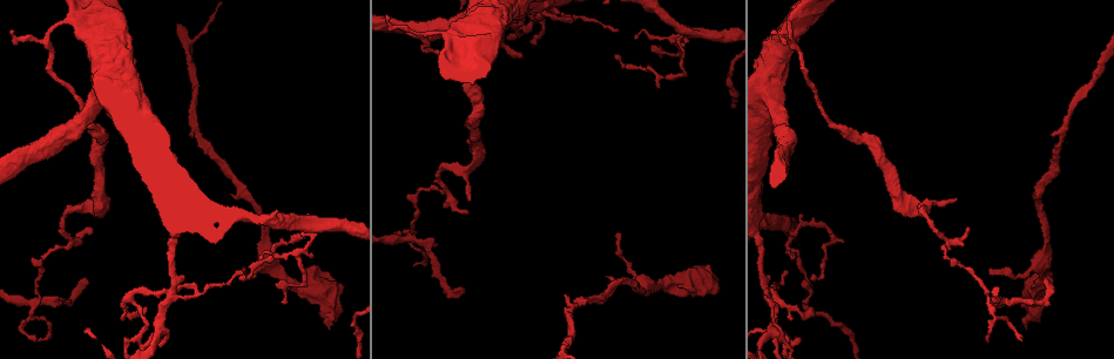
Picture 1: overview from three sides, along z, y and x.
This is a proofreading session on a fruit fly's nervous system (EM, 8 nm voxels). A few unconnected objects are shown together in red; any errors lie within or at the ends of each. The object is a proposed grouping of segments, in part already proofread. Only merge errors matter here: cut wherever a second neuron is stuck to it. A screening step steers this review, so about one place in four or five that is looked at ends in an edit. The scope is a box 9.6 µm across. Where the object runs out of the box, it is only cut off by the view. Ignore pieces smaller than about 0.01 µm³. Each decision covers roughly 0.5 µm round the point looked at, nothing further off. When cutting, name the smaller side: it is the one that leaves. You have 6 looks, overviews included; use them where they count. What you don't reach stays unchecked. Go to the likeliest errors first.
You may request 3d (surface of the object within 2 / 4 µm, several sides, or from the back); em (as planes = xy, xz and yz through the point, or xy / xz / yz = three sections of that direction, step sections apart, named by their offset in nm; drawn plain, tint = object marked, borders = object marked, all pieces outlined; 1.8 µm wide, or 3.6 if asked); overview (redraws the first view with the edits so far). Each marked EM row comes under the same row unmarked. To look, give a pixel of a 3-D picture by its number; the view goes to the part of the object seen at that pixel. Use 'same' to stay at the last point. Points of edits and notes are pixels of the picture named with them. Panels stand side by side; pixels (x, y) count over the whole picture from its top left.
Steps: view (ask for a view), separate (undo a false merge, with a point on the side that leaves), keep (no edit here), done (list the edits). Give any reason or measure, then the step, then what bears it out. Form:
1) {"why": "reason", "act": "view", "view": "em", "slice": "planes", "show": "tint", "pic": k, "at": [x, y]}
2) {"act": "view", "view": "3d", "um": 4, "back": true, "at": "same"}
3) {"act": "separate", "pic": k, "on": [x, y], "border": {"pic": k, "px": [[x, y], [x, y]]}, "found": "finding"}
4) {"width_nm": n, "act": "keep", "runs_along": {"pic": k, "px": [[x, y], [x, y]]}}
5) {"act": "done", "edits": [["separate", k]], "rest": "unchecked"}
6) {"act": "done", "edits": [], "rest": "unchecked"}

{"why": "abrupt turn", "act": "view", "view": "em", "slice": "xy", "step": 8, "show": "tint", "pic": 1, "at": [169, 291]}

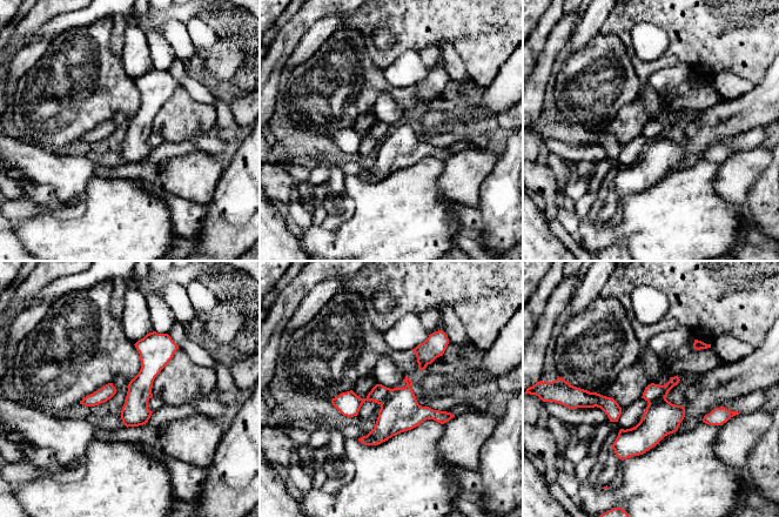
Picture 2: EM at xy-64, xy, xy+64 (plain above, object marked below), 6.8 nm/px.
{"act": "view", "view": "em", "slice": "planes", "show": "tint", "at": "same"}

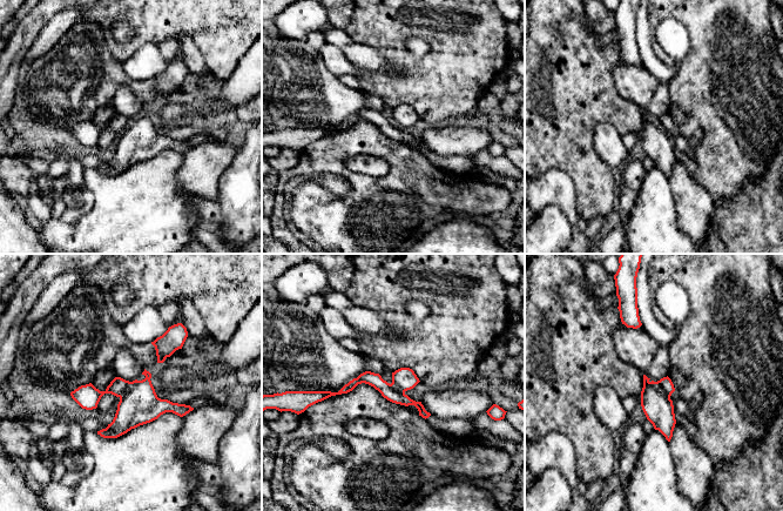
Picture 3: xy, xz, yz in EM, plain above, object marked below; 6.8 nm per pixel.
{"act": "keep", "runs_along": {"pic": 3, "px": [[74, 394], [125, 390], [146, 407], [187, 409]]}, "found": "all the same neuron"}

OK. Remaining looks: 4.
{"why": "abrupt turn", "act": "view", "view": "em", "slice": "planes", "show": "tint", "pic": 1, "at": [683, 33]}

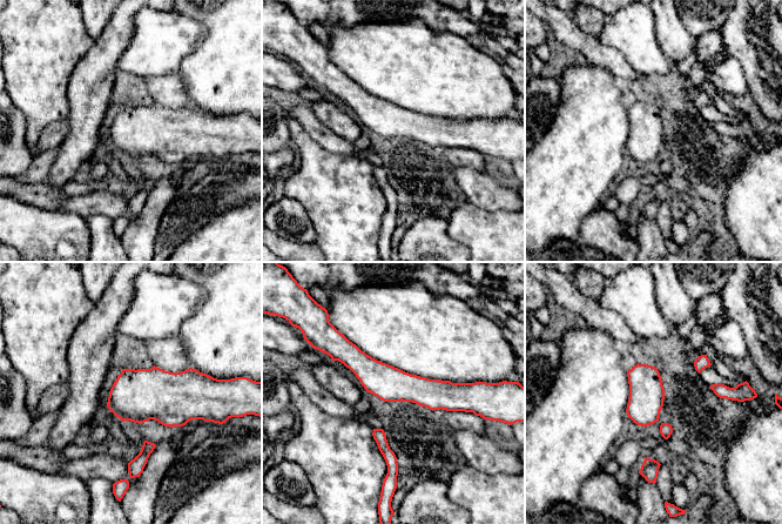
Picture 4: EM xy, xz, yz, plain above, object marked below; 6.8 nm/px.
{"act": "keep", "runs_along": {"pic": 4, "px": [[335, 356], [395, 385], [464, 388]]}, "found": "all the same neuron"}

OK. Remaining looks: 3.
{"why": "calibre changes", "act": "view", "view": "em", "slice": "xy", "step": 8, "show": "tint", "pic": 1, "at": [40, 300]}

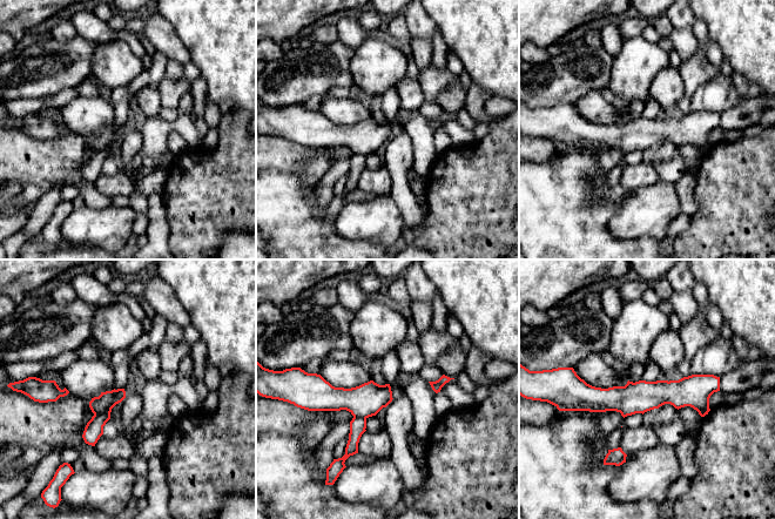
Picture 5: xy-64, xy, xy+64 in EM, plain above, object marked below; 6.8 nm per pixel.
{"act": "separate", "pic": 5, "on": [106, 400], "found": "two neurons meet here"}

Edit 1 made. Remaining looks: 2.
{"act": "done", "edits": [["separate", 5]], "rest": "unchecked"}

